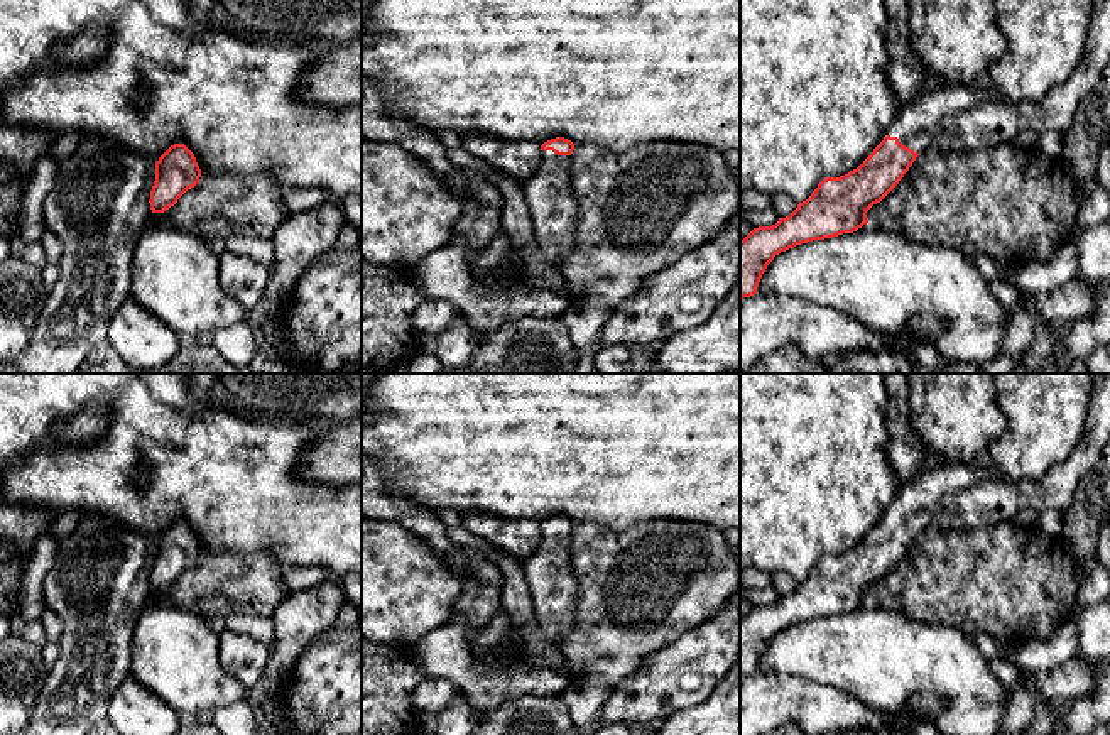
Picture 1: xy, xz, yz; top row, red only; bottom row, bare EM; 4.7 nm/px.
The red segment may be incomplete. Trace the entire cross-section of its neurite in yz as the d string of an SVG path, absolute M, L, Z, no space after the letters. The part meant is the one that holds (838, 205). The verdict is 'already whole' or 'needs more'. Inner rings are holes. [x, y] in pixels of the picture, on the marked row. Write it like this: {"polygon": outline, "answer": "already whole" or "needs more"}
{"polygon": "M1096 0L1086 35L1085 57L1071 78L1054 88L1044 100L1012 103L1005 101L997 91L990 93L973 84L943 84L921 91L912 101L904 105L894 127L857 169L840 177L823 179L814 193L799 203L789 216L779 218L772 226L754 228L740 240L740 299L757 294L762 274L781 252L813 240L853 233L867 225L867 211L899 184L921 152L933 147L944 152L978 154L1012 142L1026 130L1064 133L1080 101L1100 84L1108 61L1110 0Z", "answer": "needs more"}

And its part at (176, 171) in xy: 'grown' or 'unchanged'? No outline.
unchanged

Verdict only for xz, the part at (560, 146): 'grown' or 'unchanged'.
grown

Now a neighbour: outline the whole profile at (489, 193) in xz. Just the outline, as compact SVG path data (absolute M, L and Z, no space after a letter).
M475 179L468 186L470 193L482 203L490 206L502 206L503 196L493 182Z

